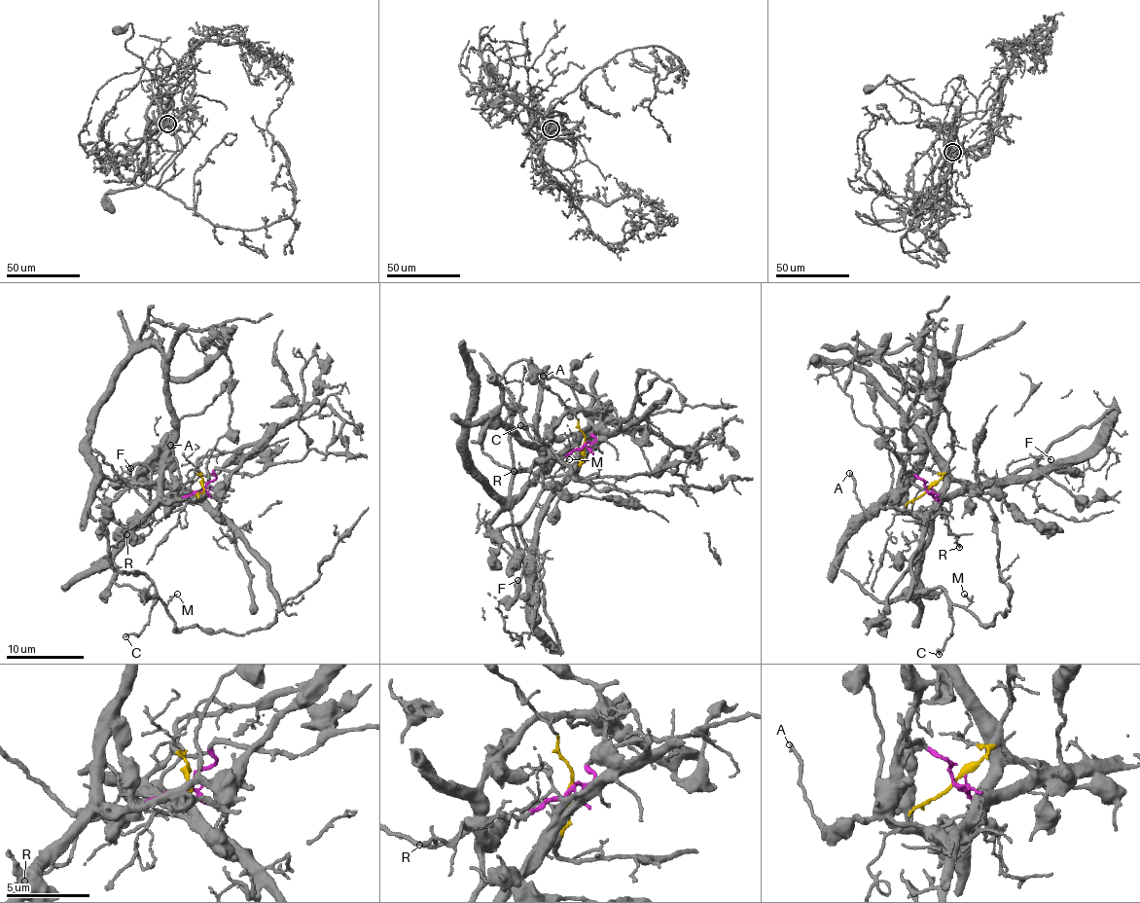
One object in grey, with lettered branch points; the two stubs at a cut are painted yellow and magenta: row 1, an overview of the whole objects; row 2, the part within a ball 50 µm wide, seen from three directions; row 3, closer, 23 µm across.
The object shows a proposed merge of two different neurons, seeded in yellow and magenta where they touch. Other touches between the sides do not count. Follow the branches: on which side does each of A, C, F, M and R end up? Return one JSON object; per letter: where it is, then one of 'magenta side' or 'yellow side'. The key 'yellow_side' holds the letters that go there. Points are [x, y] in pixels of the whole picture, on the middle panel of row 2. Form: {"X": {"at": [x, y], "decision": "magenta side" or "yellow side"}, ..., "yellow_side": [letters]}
{"A": {"at": [543, 376], "decision": "magenta side"}, "C": {"at": [520, 425], "decision": "magenta side"}, "F": {"at": [517, 580], "decision": "yellow side"}, "M": {"at": [569, 459], "decision": "magenta side"}, "R": {"at": [514, 471], "decision": "magenta side"}, "yellow_side": ["F"]}

